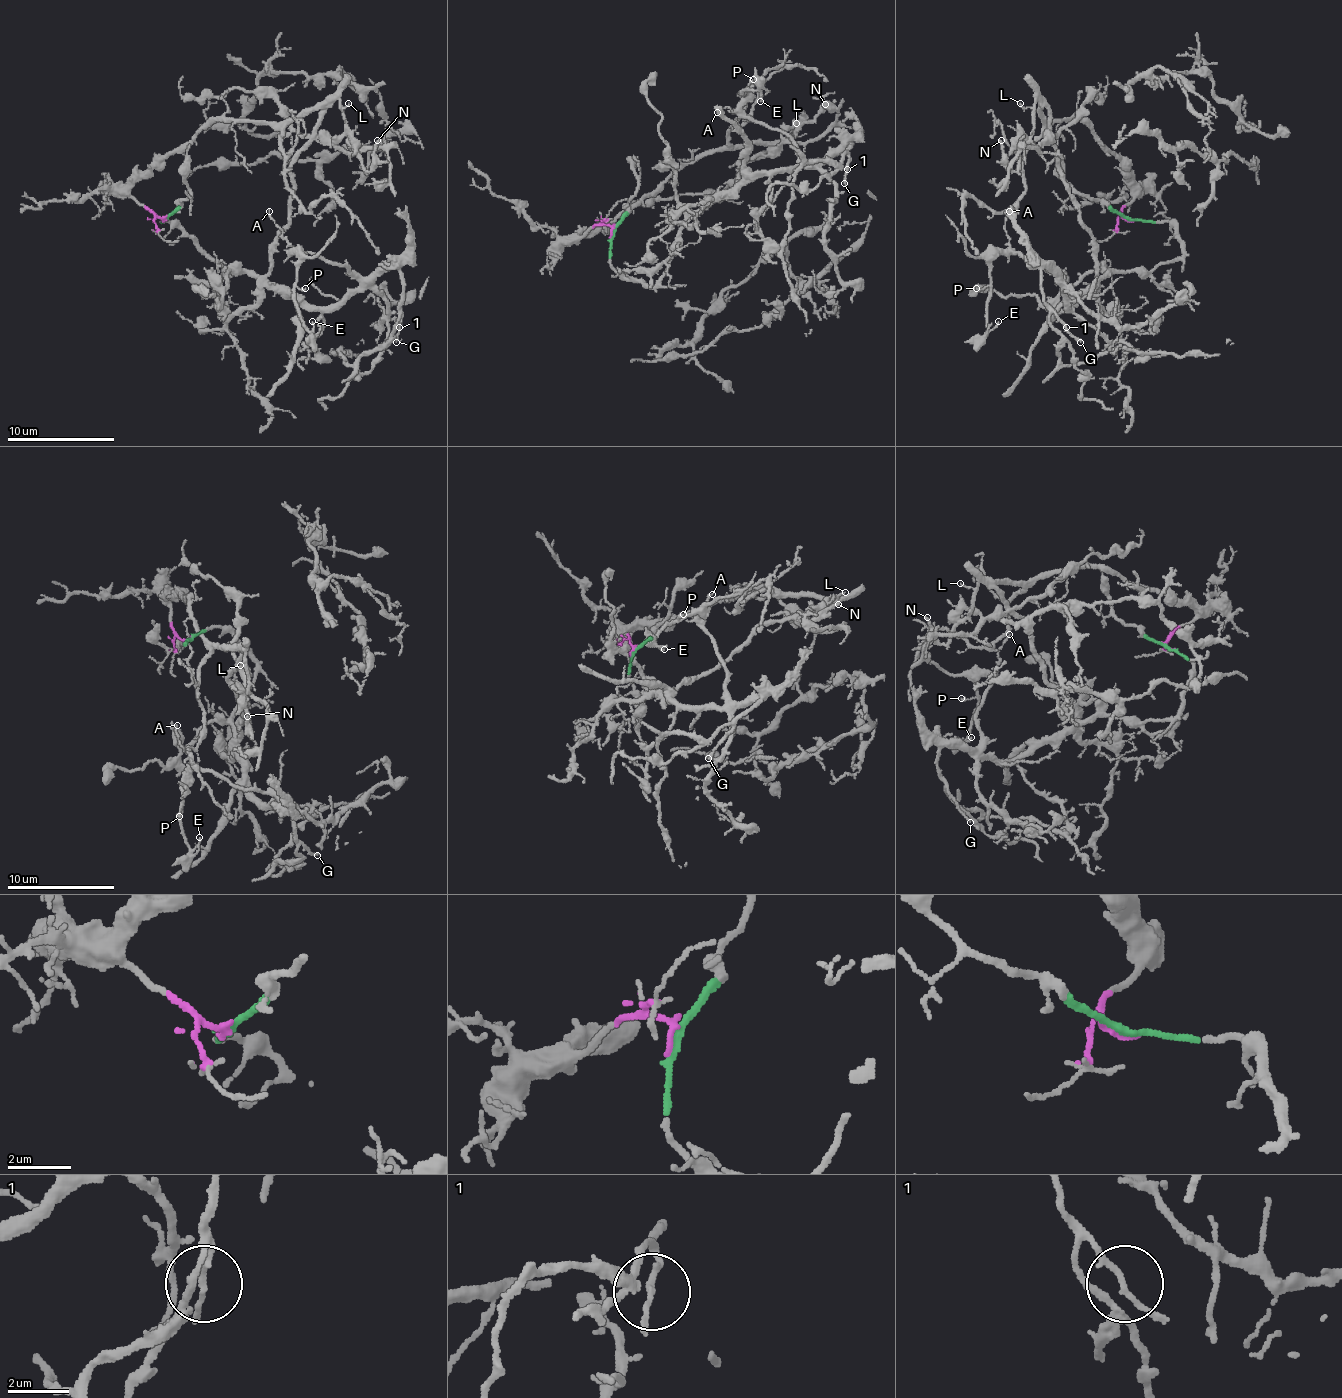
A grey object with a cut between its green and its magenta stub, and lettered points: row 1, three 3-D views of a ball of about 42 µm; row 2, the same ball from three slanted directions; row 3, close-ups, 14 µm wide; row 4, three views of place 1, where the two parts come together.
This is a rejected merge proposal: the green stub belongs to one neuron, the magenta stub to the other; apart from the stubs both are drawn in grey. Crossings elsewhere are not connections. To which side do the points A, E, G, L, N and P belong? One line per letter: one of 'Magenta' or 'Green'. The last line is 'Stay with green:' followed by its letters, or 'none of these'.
A: Green
E: Green
G: Green
L: Magenta
N: Magenta
P: Green
Stay with green: A, E, G, P

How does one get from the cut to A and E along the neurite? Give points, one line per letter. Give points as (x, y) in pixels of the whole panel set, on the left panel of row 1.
A: (164, 221), (226, 272), (253, 272), (310, 307), (334, 307), (359, 283), (345, 267), (297, 251), (270, 210)
E: (164, 221), (226, 272), (310, 307), (359, 283), (340, 264), (294, 253), (297, 313), (313, 321)

